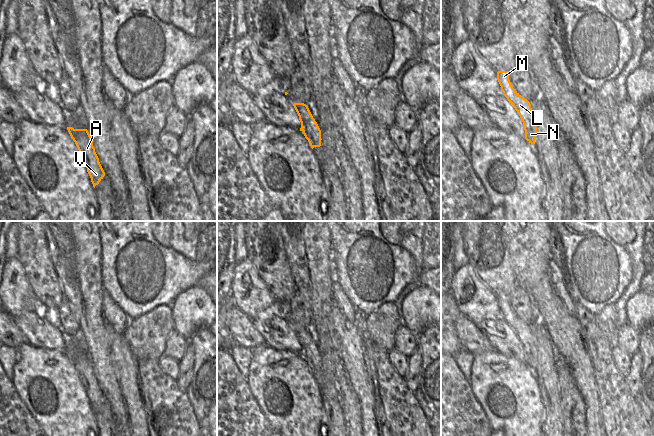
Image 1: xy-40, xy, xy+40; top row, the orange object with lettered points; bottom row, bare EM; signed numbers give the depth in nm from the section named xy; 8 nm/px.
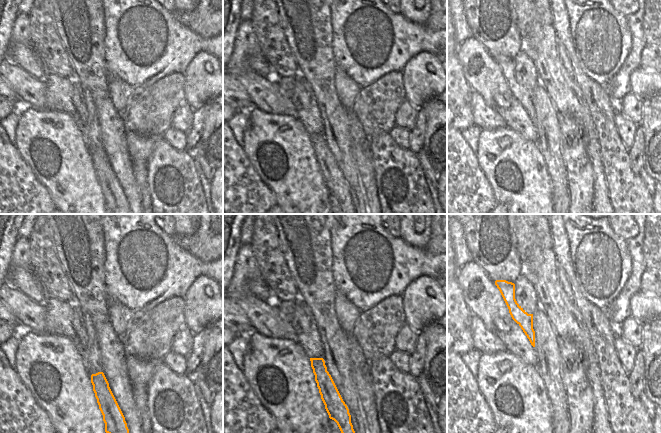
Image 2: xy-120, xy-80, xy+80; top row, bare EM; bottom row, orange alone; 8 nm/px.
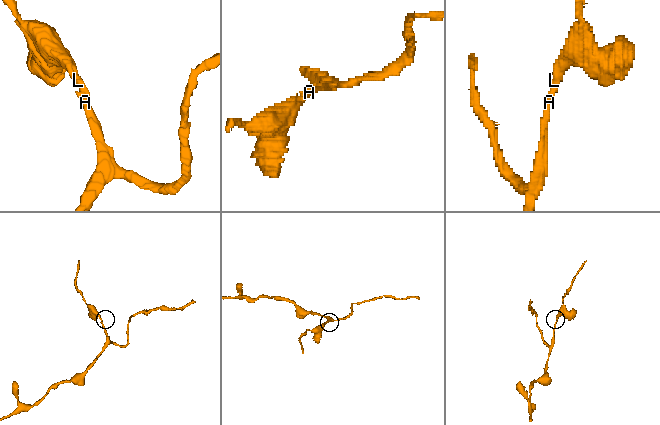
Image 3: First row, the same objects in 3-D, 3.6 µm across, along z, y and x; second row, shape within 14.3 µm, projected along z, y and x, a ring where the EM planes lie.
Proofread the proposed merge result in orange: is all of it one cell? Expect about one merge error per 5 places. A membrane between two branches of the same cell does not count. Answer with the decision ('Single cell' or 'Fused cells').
Single cell

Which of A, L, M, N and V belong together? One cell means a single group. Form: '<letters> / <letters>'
A L M N V

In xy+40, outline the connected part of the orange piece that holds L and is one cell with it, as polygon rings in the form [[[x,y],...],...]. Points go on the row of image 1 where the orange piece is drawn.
[[[498,71],[497,80],[501,86],[503,95],[507,98],[509,103],[515,108],[519,114],[523,128],[525,130],[525,139],[535,144],[535,138],[537,136],[537,124],[535,122],[535,116],[531,108],[530,102],[522,97],[512,86],[509,80],[509,71]]]

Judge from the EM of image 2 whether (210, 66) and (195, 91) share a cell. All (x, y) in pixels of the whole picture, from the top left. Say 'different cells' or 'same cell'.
same cell

